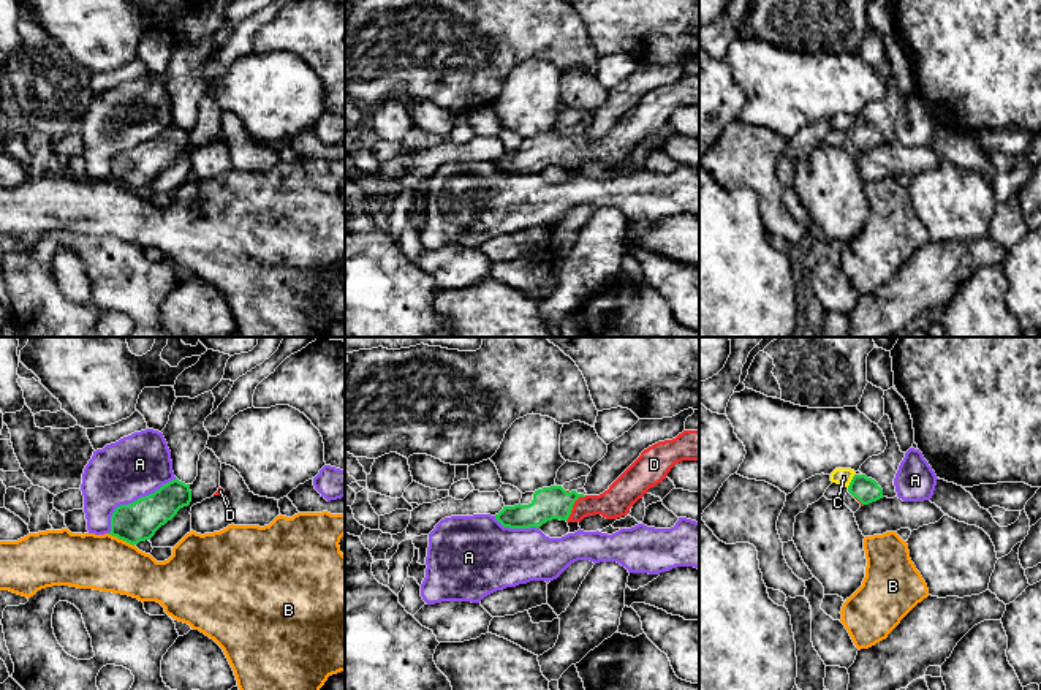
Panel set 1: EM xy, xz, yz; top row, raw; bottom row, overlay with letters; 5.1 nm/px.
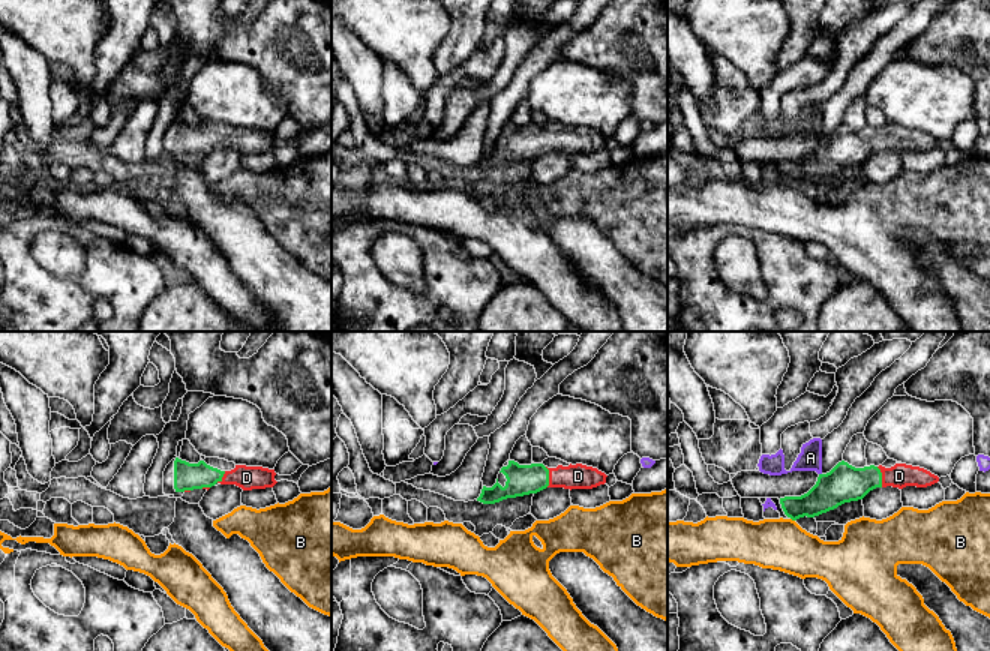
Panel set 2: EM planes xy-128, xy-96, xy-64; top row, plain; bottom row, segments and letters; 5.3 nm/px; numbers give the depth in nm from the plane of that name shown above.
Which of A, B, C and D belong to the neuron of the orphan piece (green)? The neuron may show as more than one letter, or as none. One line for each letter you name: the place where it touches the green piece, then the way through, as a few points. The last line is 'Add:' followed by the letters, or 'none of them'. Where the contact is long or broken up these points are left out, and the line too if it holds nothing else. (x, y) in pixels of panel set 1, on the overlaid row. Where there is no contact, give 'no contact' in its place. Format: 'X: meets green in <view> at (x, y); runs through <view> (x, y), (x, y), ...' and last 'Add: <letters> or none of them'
D: meets green in xz at (571, 507); runs through xz (554, 502), (571, 507), (616, 502)
Add: D

